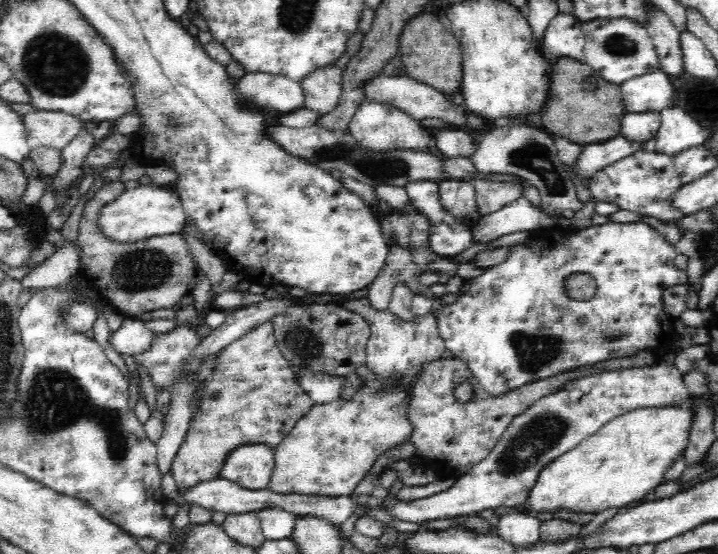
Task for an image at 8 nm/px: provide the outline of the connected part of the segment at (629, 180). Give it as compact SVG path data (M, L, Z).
M651 147L606 166L589 180L587 186L596 200L615 204L620 210L641 212L670 225L683 216L682 211L673 206L674 192L682 186L673 157L655 152Z

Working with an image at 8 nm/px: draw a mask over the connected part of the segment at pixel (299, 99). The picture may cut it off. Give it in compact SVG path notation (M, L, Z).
M244 73L236 84L243 100L276 116L303 109L306 96L300 81L268 73Z

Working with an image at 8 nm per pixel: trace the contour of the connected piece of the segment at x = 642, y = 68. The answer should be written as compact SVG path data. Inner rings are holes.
M594 18L582 22L585 45L581 61L608 82L622 84L629 78L660 71L660 61L652 37L644 25L631 18Z

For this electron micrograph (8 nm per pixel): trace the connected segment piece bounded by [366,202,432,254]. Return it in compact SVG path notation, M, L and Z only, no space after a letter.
M411 203L404 204L402 208L388 208L388 212L381 214L378 206L366 204L377 218L381 226L383 238L388 248L400 246L411 252L414 249L426 249L430 247L431 222L426 216L420 214L418 209Z

